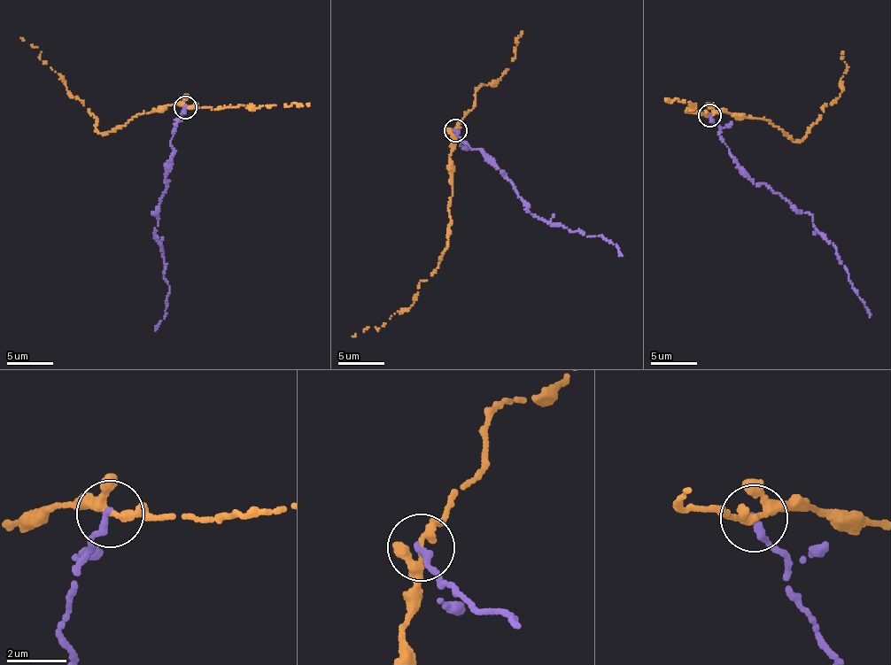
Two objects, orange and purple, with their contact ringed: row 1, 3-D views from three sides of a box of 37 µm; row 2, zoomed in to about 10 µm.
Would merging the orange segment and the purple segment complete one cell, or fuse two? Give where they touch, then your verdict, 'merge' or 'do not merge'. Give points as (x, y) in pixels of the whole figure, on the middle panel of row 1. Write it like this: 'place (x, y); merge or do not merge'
place (455, 130); do not merge

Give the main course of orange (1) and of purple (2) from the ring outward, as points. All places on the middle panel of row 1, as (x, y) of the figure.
1: (455, 129), (449, 157), (448, 246), (436, 270), (419, 282), (410, 308), (400, 309), (379, 328), (352, 336)
2: (455, 129), (461, 141), (482, 150), (515, 187), (528, 212), (573, 232), (599, 235), (617, 246), (622, 255)

